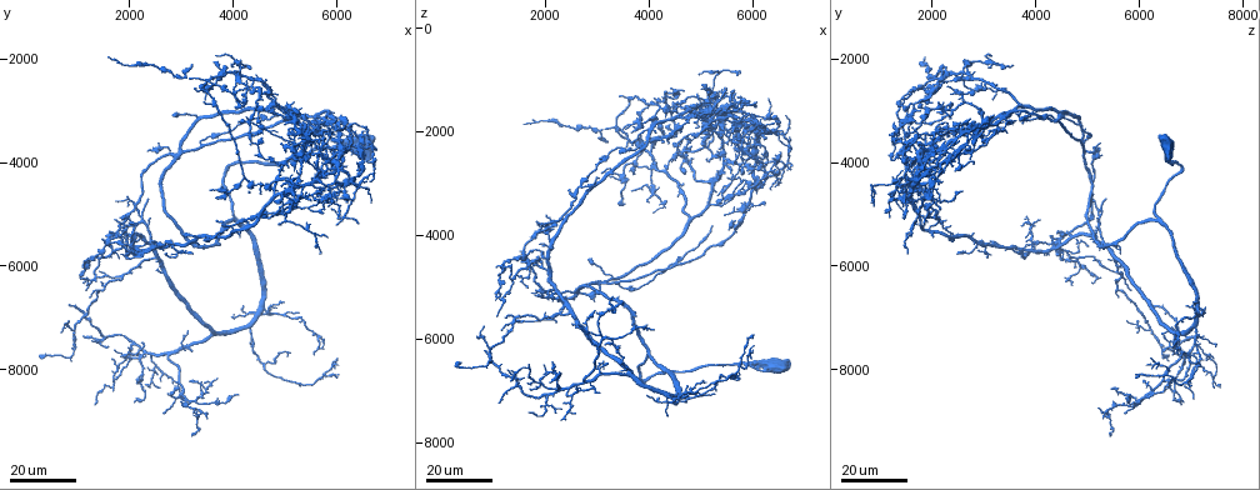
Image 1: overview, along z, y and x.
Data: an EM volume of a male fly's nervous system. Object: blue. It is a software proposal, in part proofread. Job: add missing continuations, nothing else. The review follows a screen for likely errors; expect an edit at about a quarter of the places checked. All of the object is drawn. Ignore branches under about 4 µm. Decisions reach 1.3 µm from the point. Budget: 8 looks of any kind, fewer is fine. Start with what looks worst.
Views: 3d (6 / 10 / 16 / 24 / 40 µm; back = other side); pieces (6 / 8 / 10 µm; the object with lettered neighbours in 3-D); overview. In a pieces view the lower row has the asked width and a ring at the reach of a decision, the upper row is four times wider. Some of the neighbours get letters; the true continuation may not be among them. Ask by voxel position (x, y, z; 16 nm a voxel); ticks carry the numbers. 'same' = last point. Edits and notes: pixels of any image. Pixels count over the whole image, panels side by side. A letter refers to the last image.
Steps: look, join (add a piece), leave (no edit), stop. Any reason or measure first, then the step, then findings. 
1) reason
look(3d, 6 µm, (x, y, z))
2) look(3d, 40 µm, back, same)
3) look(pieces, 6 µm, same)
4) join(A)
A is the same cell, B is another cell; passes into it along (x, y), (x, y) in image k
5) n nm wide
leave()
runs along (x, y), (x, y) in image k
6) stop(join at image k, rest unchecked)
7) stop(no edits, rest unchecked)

free end
look(3d, 24 µm, (2700, 8850, 5700))

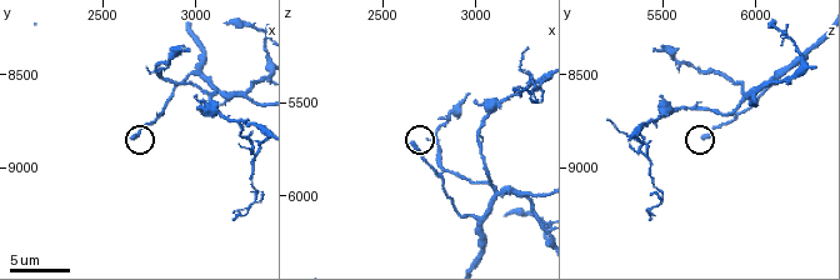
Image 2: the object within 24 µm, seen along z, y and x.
look(pieces, 10 µm, (2660, 8840, 5720))

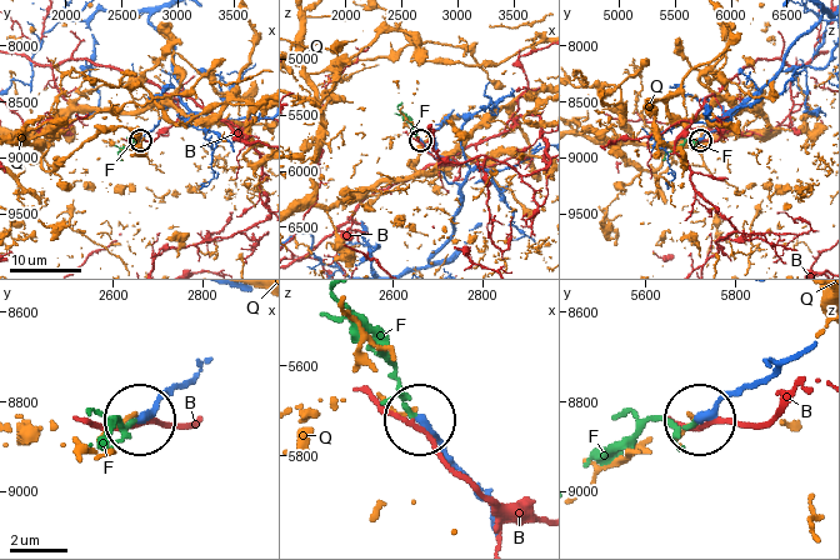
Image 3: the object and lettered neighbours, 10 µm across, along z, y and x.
join(F)
F is the same cell, B and Q are other cells; passes into it along (773, 374), (689, 424), (653, 421), (595, 453) in image 3; the cell continues

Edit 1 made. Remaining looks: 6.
look(overview)

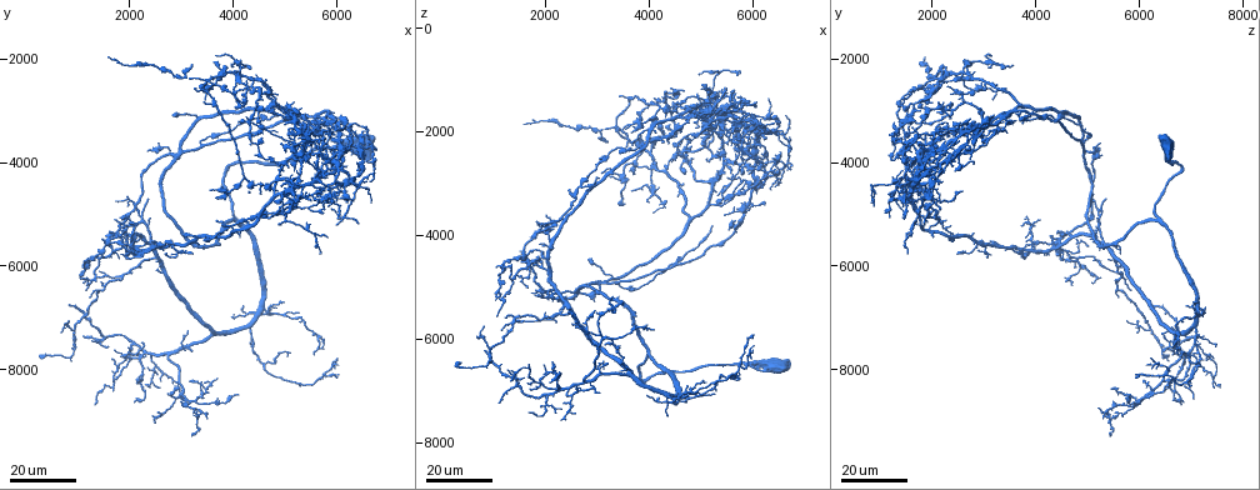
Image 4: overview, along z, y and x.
tapers out
look(3d, 16 µm, (2900, 8350, 5500))

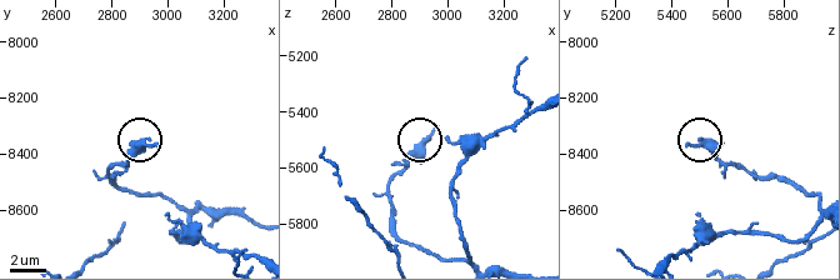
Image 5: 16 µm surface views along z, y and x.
what lies round it
look(pieces, 8 µm, (2950, 8360, 5470))

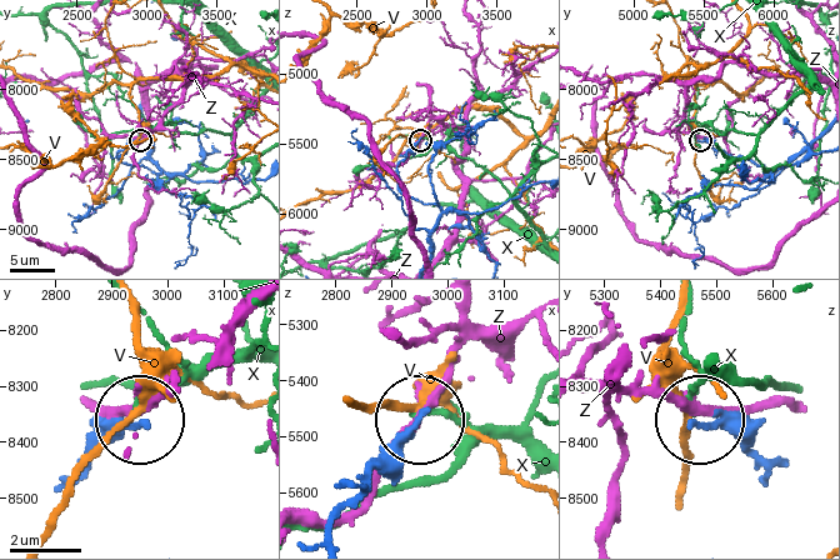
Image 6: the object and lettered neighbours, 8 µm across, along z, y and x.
leave()
V, X and Z are other cells; runs along (773, 460), (704, 425) in image 6; no lettered piece goes on from it

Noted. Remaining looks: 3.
look(3d, 24 µm, (4650, 2500, 2250))

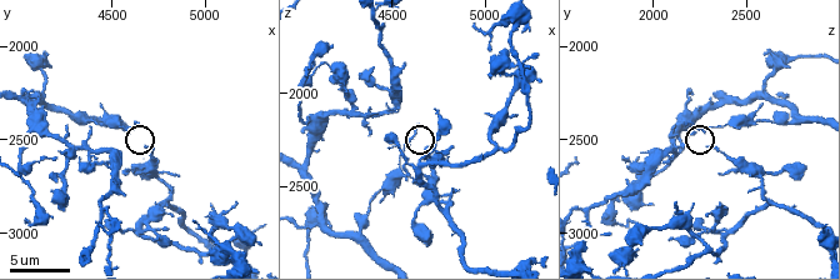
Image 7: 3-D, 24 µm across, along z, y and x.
look(3d, 6 µm, (4680, 2540, 2300))

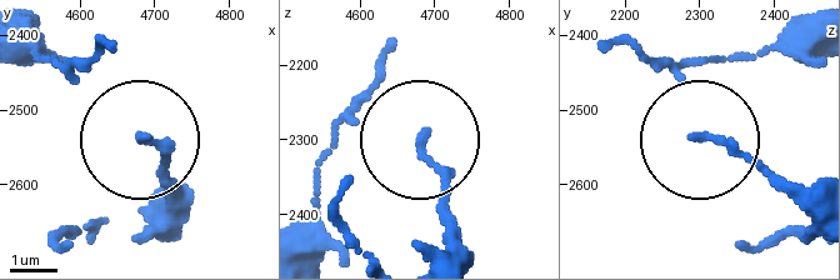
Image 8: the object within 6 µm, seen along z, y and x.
what lies round it
look(pieces, 6 µm, (4685, 2540, 2295))

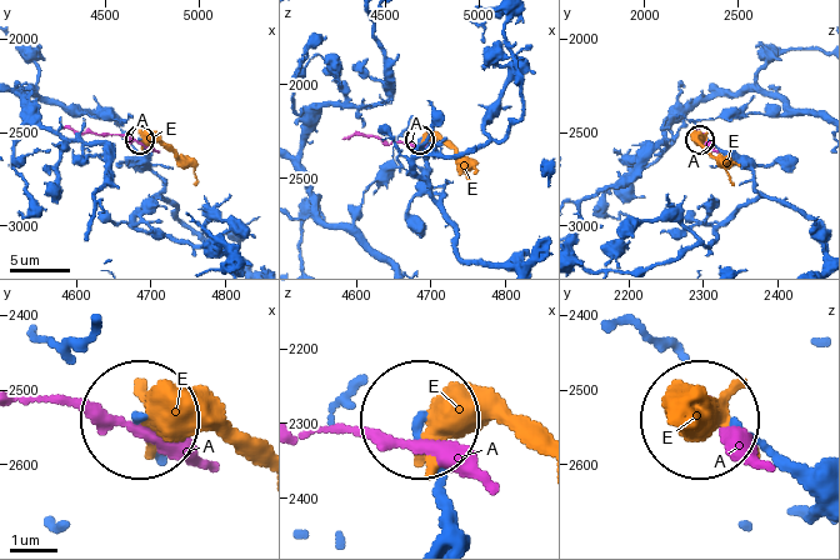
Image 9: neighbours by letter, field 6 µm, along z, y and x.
leave()
A and E are other cells; runs along (451, 510), (423, 418) in image 9; no lettered piece goes on from it

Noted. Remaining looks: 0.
stop(join at image 3, rest unchecked)

